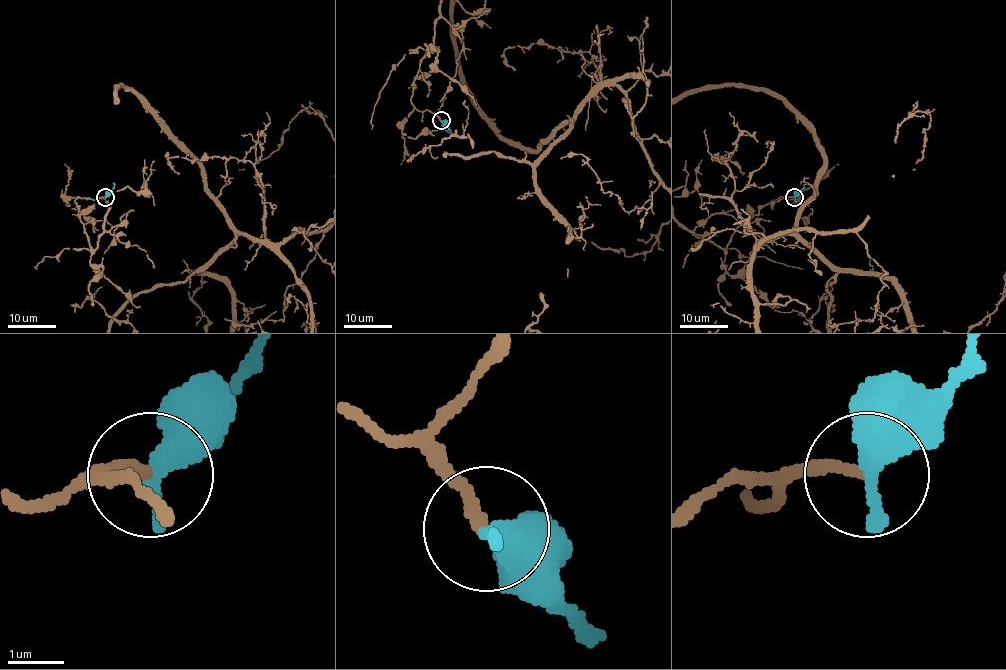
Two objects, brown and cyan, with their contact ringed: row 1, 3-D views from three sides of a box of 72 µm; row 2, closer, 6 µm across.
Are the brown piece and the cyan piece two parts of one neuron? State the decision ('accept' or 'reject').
accept

